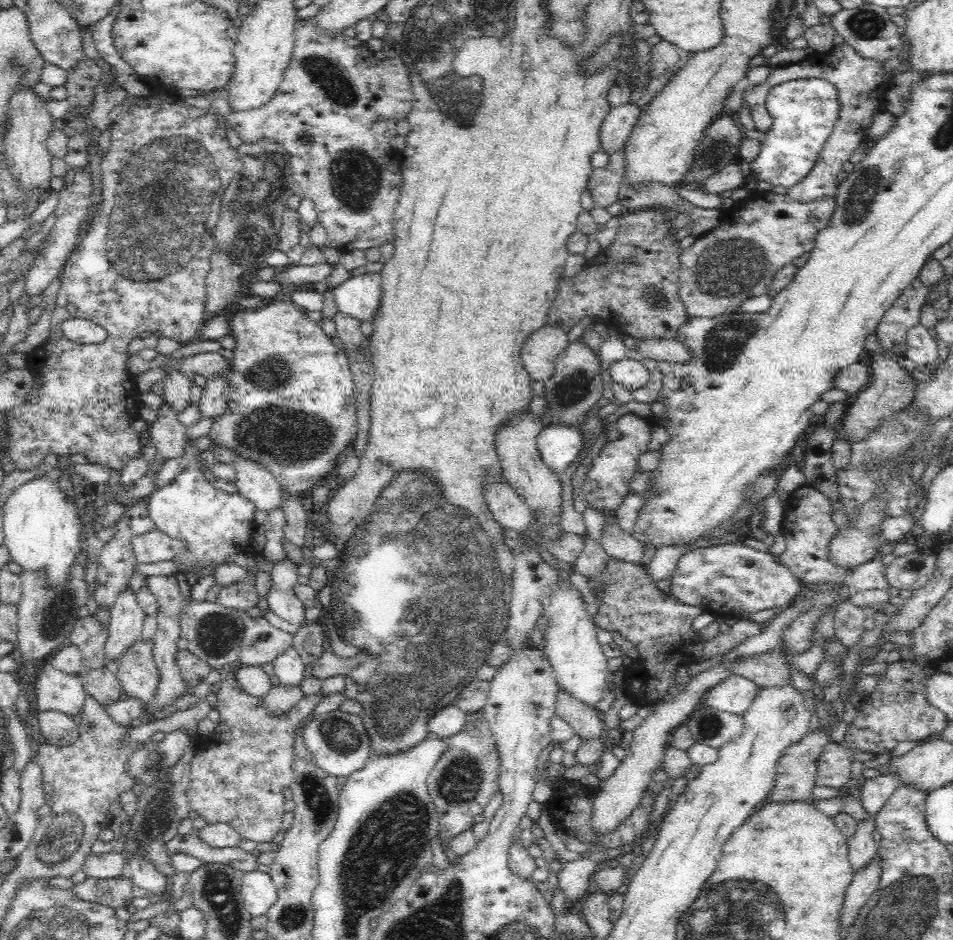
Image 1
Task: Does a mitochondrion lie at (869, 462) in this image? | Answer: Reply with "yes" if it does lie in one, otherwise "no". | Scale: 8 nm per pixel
yes

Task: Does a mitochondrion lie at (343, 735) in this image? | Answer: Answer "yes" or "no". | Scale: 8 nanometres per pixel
yes

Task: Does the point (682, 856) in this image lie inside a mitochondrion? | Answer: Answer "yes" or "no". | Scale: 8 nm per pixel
no

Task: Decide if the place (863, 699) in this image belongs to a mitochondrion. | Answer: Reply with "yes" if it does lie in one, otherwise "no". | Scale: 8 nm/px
no

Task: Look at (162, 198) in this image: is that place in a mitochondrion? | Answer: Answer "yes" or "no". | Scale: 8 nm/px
yes

